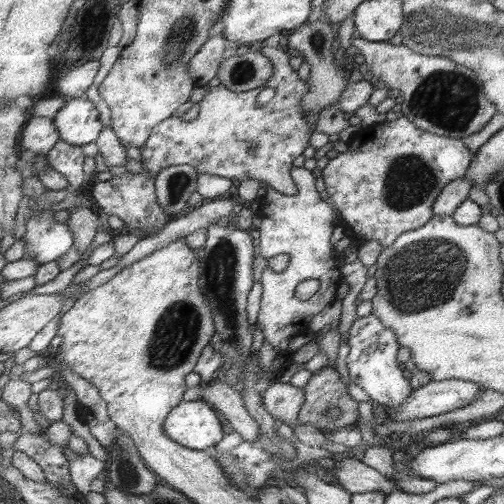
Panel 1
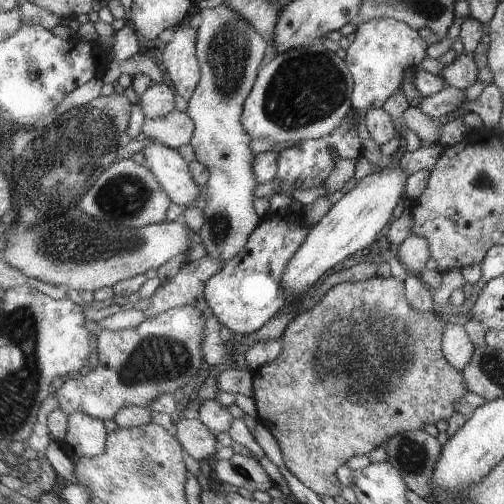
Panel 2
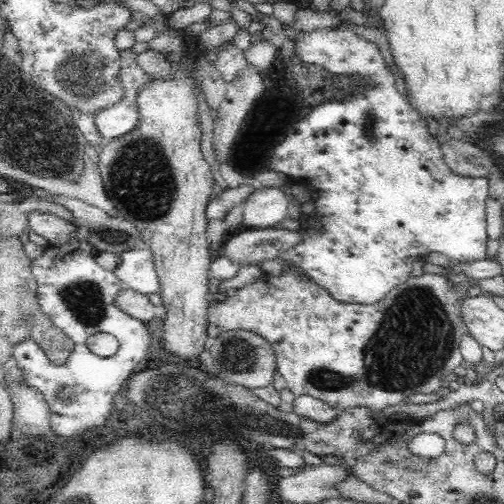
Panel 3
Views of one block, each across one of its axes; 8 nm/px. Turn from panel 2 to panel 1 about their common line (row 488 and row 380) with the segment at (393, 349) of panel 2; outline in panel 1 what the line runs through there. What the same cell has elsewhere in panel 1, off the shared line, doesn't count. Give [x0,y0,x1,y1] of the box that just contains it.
[299,366,361,432]

